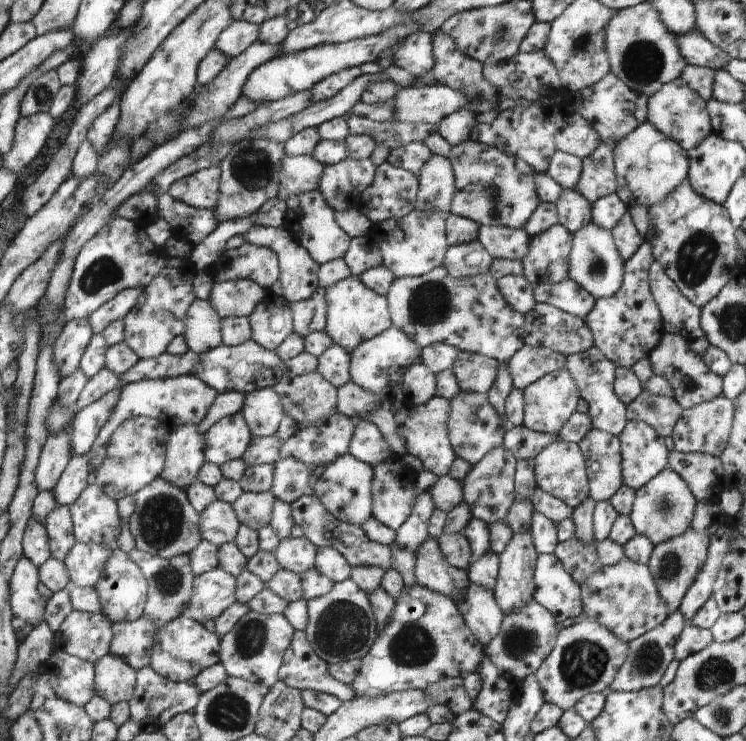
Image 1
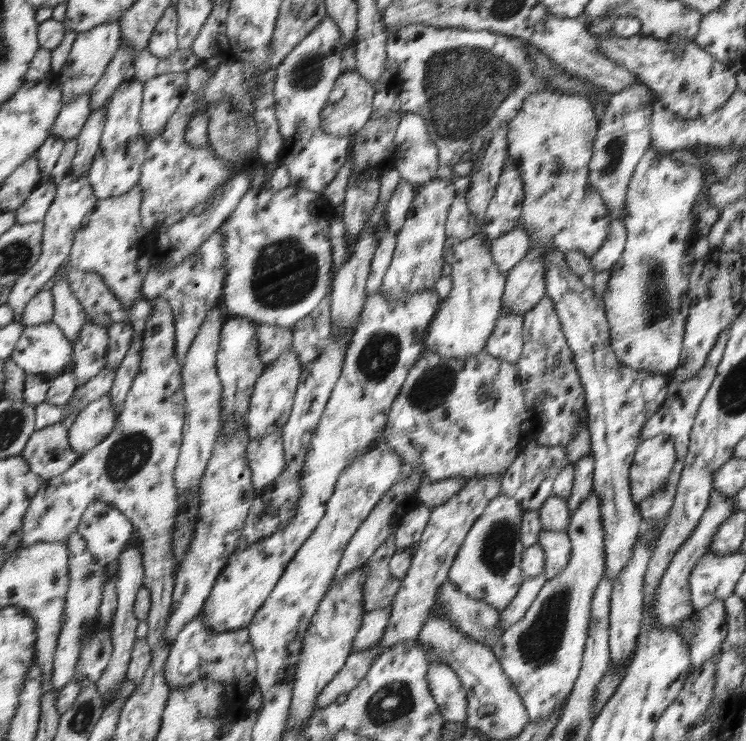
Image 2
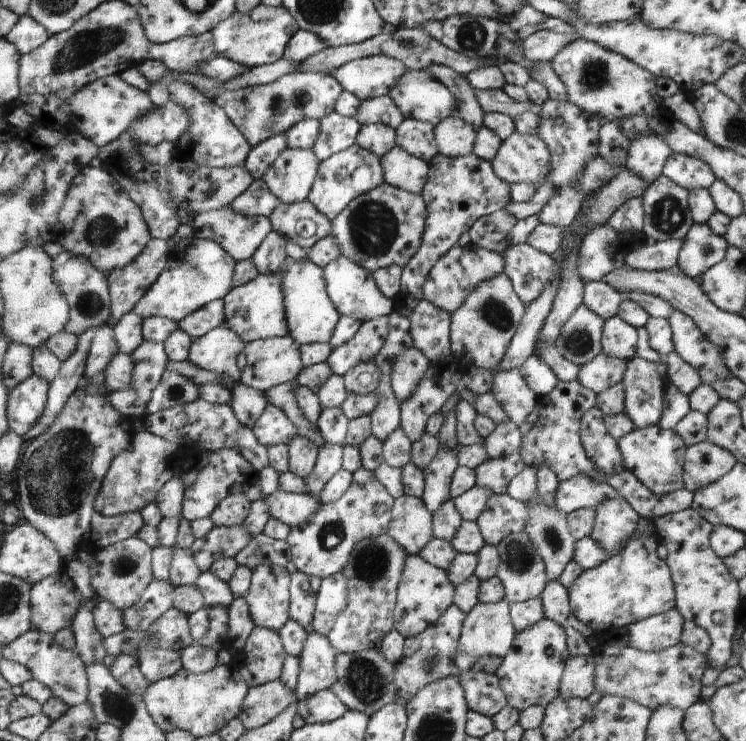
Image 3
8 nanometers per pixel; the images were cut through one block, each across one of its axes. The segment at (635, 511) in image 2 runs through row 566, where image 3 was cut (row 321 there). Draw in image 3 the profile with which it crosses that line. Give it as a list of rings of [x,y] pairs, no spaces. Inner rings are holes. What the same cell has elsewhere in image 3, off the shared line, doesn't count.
[[[617,315],[605,320],[601,337],[601,351],[604,355],[629,362],[637,357],[638,329],[630,326]]]

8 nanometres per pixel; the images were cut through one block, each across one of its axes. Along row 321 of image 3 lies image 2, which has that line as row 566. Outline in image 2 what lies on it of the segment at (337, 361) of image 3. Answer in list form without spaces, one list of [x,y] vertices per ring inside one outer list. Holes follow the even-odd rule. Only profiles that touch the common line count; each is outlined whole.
[[[394,532],[386,542],[380,544],[364,564],[365,588],[363,589],[363,606],[366,611],[392,608],[395,597],[401,591],[402,581],[389,572],[389,561],[397,551],[394,543]]]

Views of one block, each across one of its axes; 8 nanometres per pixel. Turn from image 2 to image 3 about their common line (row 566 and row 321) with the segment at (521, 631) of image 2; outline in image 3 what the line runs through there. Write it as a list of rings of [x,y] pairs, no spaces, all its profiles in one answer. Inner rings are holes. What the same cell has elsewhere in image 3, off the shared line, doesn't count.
[[[582,304],[563,324],[555,348],[566,360],[582,367],[600,354],[604,324],[604,319]]]

